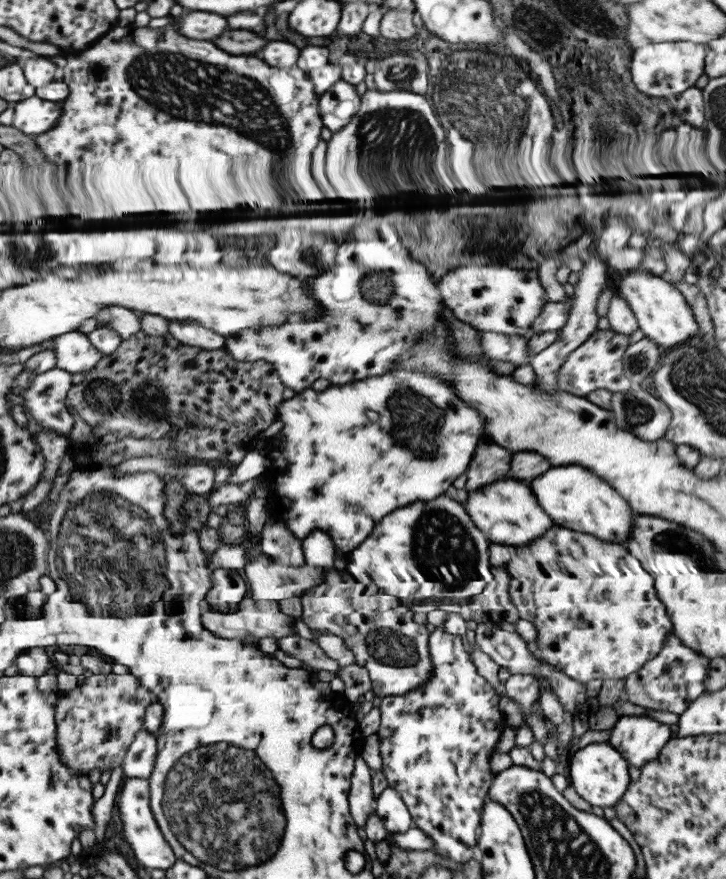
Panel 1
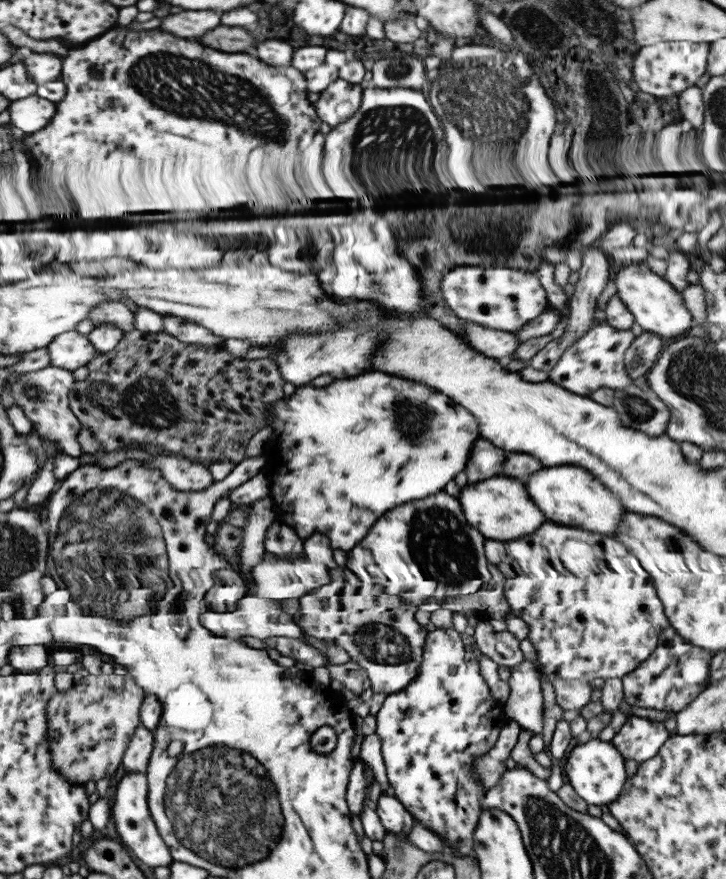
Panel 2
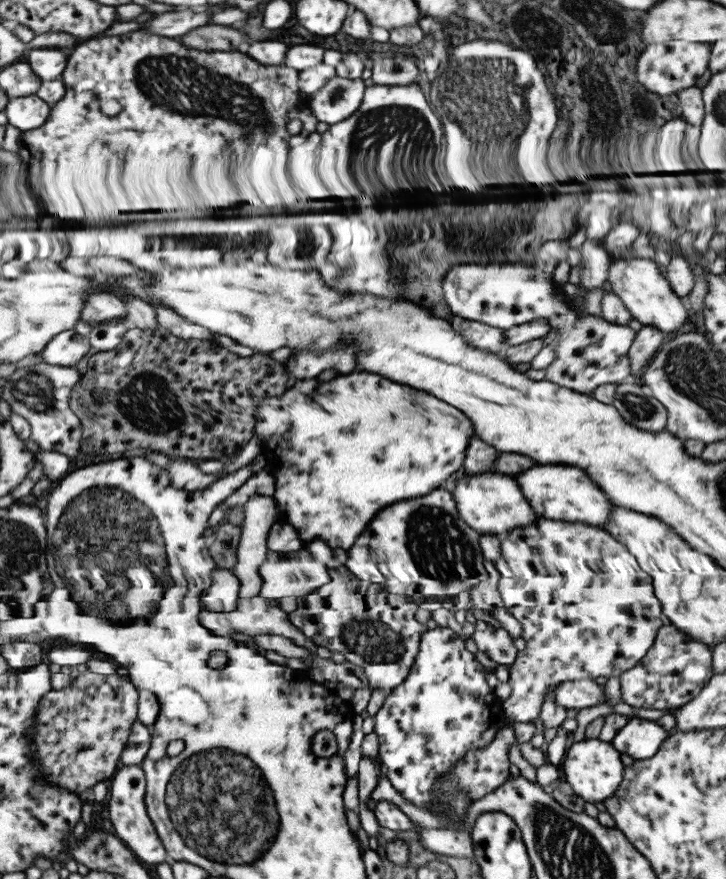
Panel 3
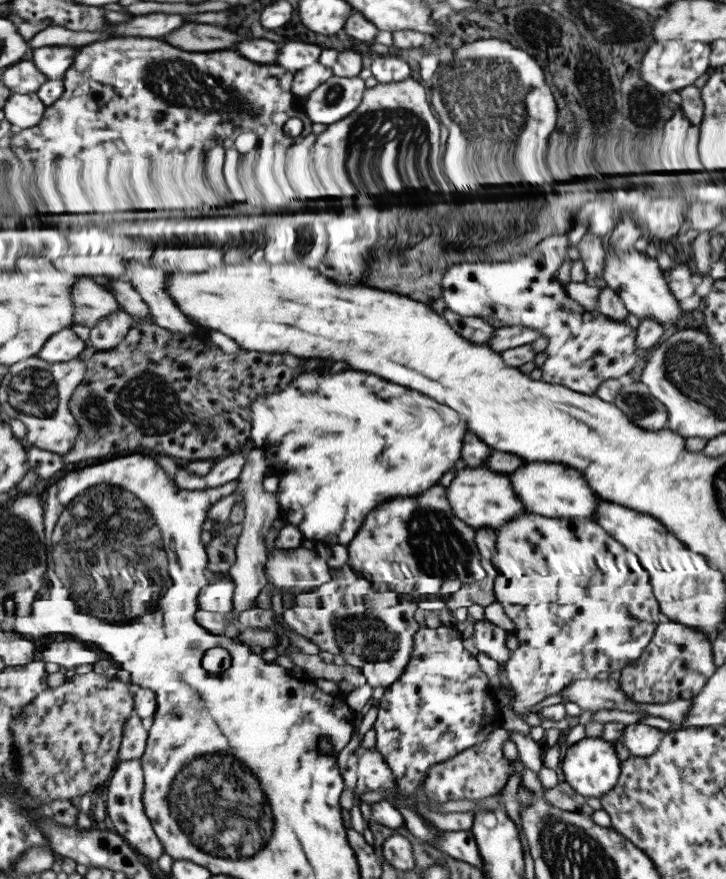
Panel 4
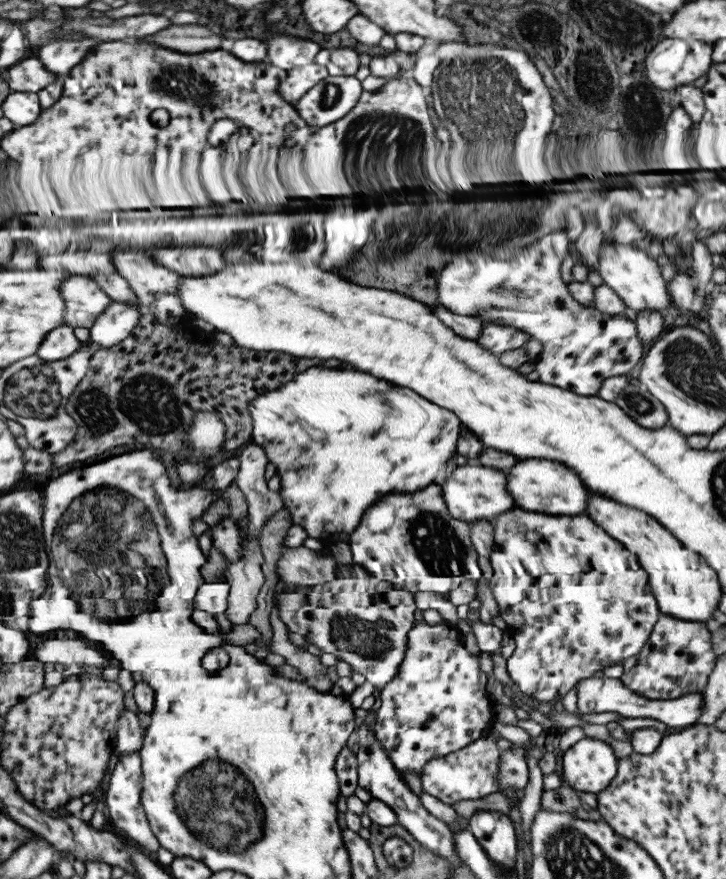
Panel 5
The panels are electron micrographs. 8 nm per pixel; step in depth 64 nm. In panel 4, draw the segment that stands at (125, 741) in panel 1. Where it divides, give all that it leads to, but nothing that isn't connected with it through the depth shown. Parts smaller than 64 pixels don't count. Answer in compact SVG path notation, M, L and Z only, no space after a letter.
M89 671L85 674L75 673L71 678L66 679L61 686L48 687L39 694L35 694L33 701L22 708L20 716L16 717L12 723L14 748L17 748L17 756L19 756L17 762L19 762L18 766L21 770L20 784L27 788L25 791L29 795L33 795L33 798L37 799L39 803L49 803L49 801L56 801L57 799L71 799L73 796L92 795L96 788L107 778L109 779L117 764L116 756L122 740L122 725L125 725L126 719L134 713L133 688L129 684L119 681L115 676L109 678L103 674Z

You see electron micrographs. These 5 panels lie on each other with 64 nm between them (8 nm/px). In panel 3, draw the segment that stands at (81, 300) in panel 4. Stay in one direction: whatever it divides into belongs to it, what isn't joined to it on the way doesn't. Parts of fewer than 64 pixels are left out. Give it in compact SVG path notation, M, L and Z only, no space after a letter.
M92 293L86 297L79 320L93 326L105 320L125 319L126 314L124 303L111 293Z

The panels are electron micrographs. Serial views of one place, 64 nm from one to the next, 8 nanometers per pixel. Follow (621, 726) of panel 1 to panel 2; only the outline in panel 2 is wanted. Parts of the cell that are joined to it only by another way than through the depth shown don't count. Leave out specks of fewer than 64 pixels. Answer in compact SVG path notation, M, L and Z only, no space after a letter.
M627 716L610 744L624 759L635 760L639 764L653 758L671 734L663 723Z

